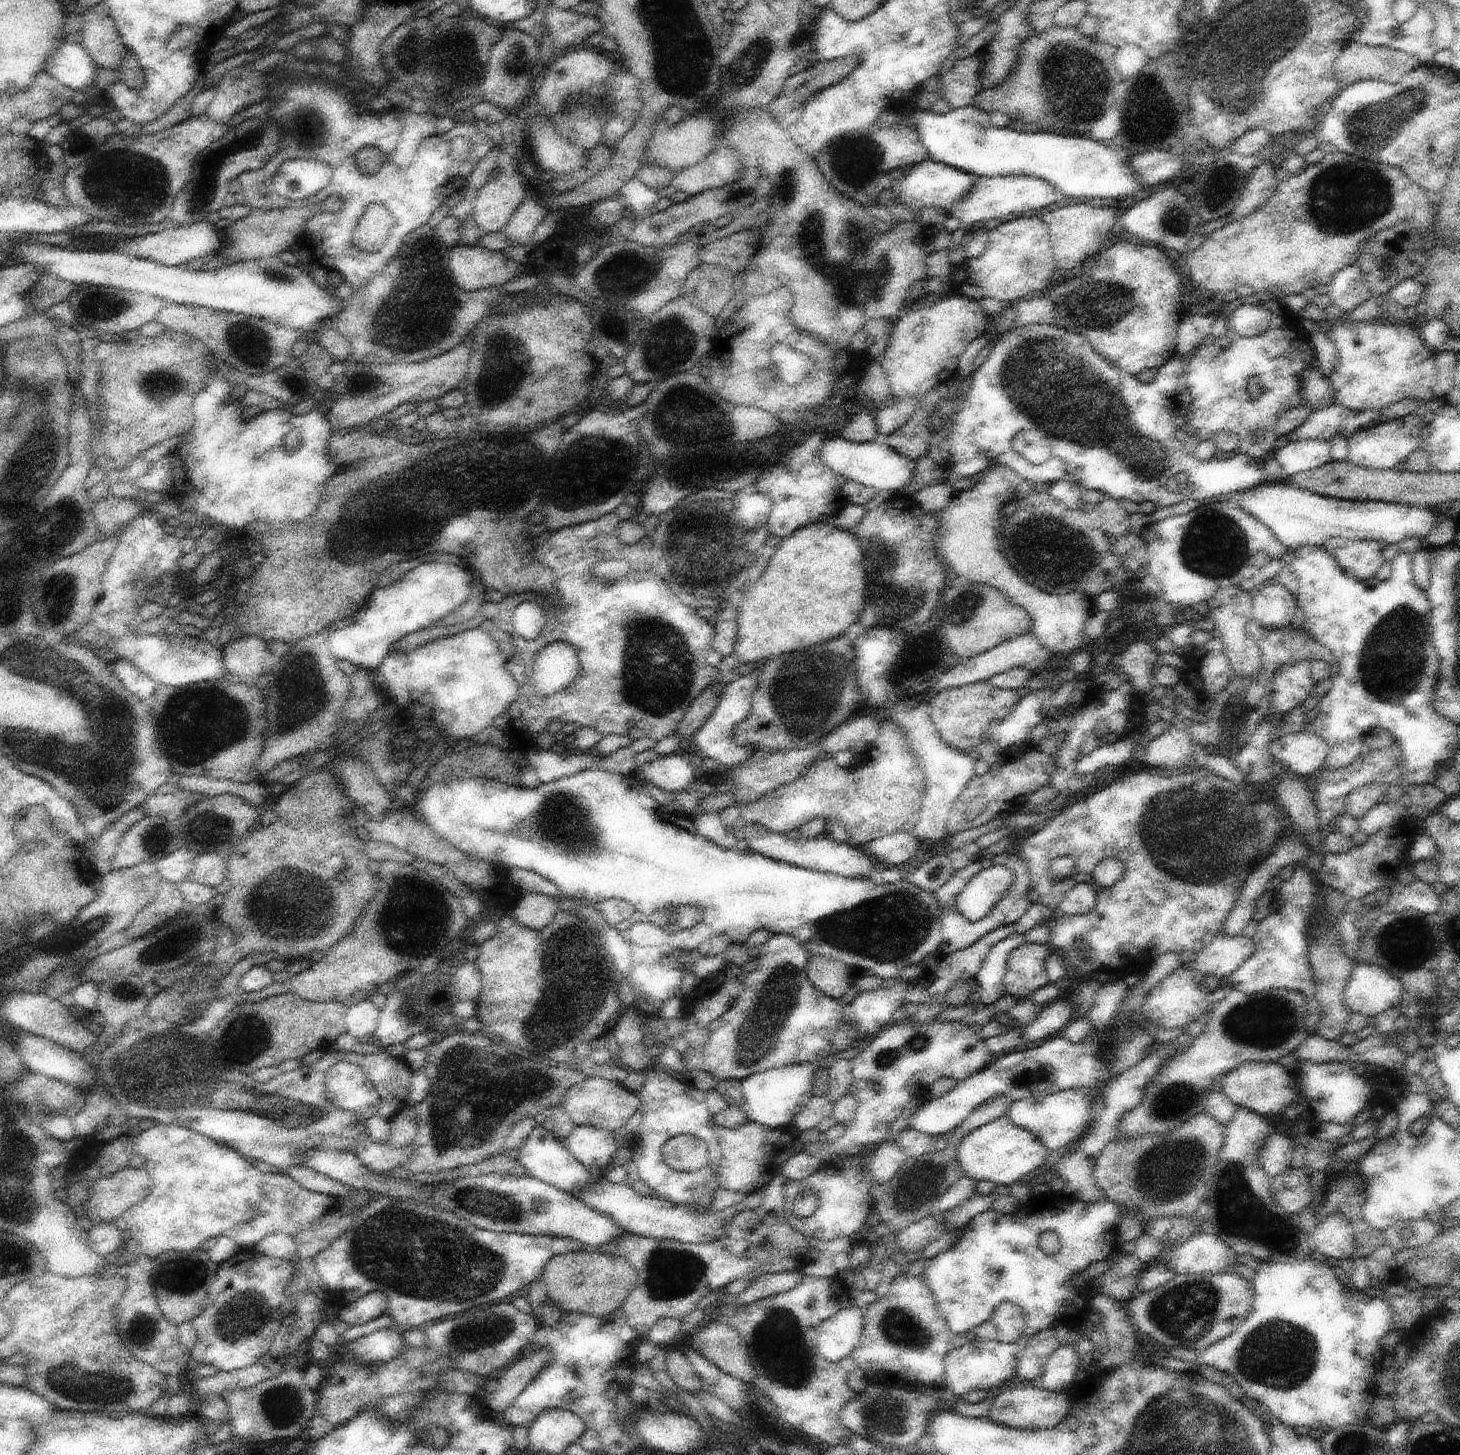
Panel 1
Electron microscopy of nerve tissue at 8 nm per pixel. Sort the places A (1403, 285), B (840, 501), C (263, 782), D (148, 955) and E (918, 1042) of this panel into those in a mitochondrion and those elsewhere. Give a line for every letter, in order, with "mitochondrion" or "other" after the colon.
A: other
B: other
C: other
D: mitochondrion
E: mitochondrion

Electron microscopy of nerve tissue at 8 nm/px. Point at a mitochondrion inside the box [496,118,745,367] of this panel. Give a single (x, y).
(646, 263)

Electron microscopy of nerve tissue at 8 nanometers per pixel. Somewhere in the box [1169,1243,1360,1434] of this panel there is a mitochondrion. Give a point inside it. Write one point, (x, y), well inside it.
(1277, 1353)

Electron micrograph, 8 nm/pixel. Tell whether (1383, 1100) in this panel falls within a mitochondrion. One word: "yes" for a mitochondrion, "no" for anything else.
no

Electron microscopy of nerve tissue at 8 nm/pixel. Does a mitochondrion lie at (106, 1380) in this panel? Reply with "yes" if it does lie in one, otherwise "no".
yes

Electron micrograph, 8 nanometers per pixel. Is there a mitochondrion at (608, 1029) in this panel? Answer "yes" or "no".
no

